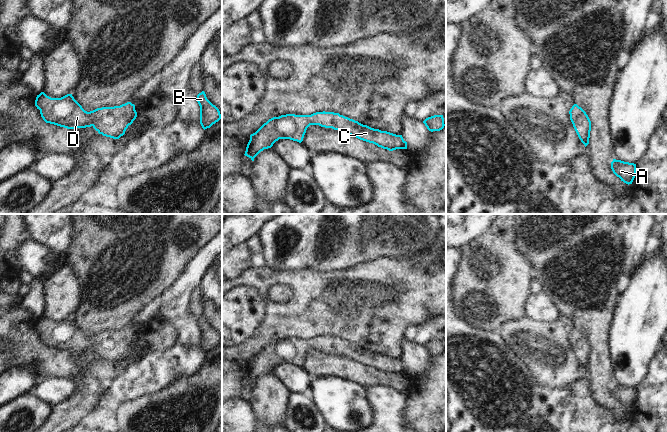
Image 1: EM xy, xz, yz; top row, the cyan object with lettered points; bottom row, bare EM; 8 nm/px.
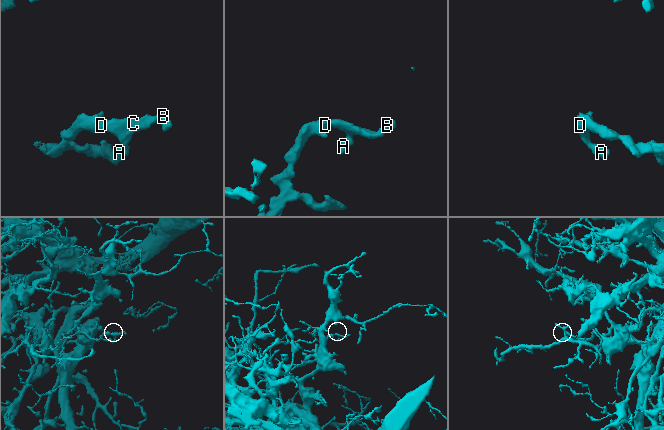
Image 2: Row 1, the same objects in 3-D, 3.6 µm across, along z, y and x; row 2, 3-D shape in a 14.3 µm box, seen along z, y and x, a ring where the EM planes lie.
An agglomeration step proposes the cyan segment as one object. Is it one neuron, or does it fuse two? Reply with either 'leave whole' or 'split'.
leave whole

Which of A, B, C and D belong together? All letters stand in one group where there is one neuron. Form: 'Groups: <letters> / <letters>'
Groups: A B C D.

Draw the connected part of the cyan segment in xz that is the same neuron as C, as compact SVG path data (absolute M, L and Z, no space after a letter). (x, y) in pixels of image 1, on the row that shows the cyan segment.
M323 111L311 115L286 114L269 119L250 135L244 155L254 161L261 151L271 148L279 139L301 143L310 125L332 128L389 151L407 149L402 135L371 128L339 113Z

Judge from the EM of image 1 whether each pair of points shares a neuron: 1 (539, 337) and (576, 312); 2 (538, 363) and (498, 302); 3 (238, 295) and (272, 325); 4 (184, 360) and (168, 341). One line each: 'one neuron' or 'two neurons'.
1: two neurons
2: two neurons
3: two neurons
4: two neurons

